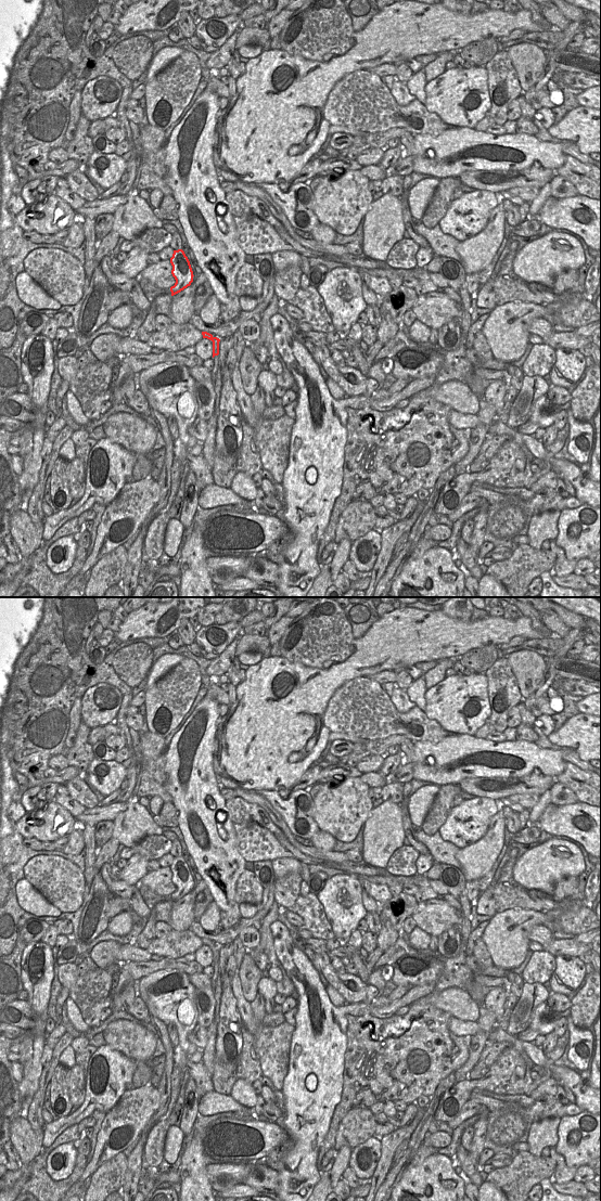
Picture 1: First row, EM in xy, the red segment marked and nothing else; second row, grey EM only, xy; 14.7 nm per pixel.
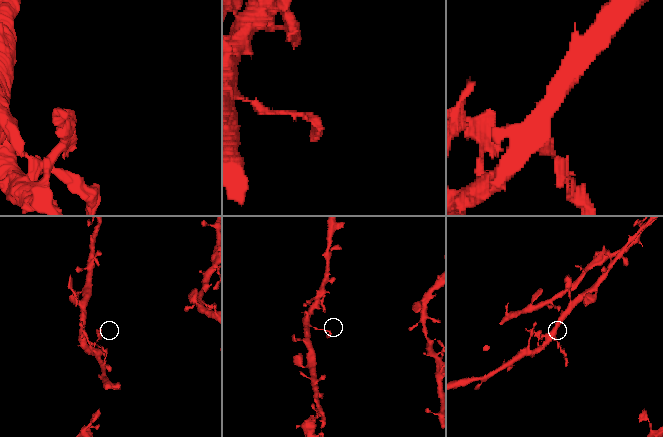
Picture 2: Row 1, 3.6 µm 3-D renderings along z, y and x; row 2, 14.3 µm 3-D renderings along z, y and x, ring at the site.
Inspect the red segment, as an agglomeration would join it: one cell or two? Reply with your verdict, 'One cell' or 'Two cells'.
Two cells.

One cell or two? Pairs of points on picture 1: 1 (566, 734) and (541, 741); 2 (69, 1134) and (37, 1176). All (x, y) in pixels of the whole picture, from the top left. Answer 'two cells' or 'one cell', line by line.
1: two cells
2: two cells

